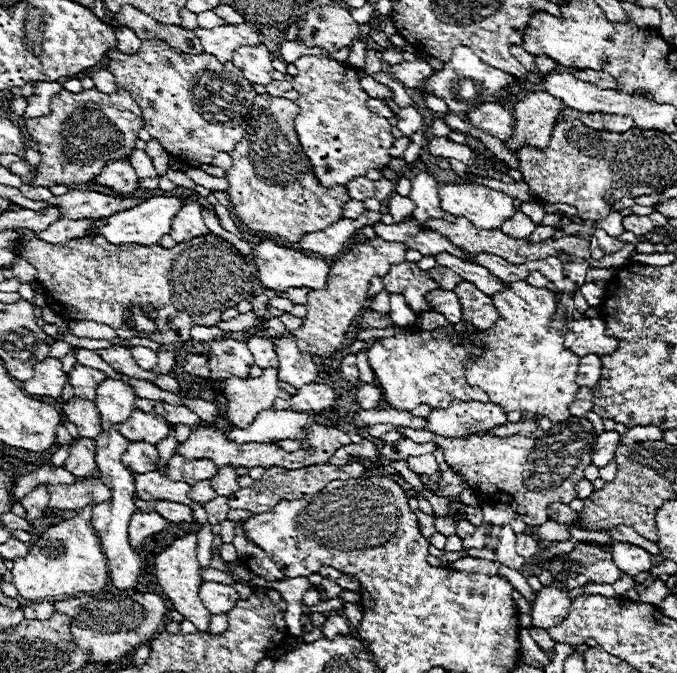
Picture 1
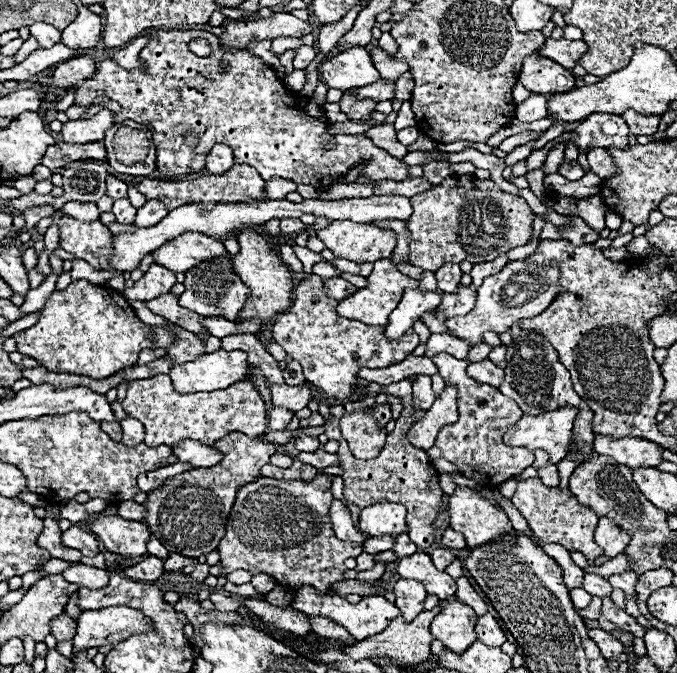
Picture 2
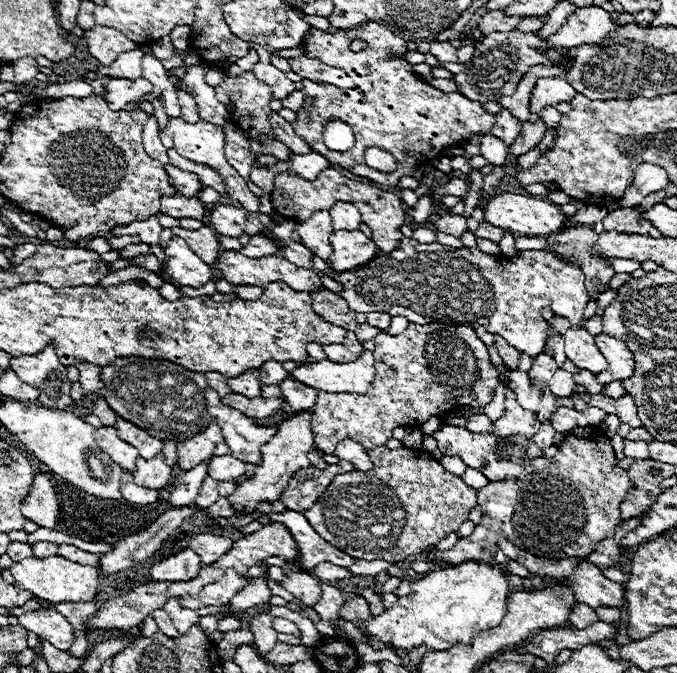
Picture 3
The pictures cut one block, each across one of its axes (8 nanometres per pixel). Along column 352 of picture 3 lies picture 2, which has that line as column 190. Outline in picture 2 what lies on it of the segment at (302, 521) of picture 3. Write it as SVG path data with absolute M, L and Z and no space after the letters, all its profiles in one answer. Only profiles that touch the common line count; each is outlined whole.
M170 554L168 556L168 560L164 562L164 568L166 568L166 572L180 572L184 566L188 566L188 564L192 564L192 558L186 558L186 556L180 556L180 554Z

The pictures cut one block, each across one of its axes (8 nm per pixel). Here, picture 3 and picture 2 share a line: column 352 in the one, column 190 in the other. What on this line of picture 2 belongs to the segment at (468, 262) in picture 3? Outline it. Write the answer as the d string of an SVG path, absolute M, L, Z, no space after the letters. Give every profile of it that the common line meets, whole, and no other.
M218 256L218 258L196 264L192 270L186 272L184 286L186 286L186 290L178 298L180 306L184 306L200 316L222 316L232 322L238 322L240 308L244 306L246 298L250 296L250 290L244 286L240 276L234 272L234 268L230 266L226 256Z

